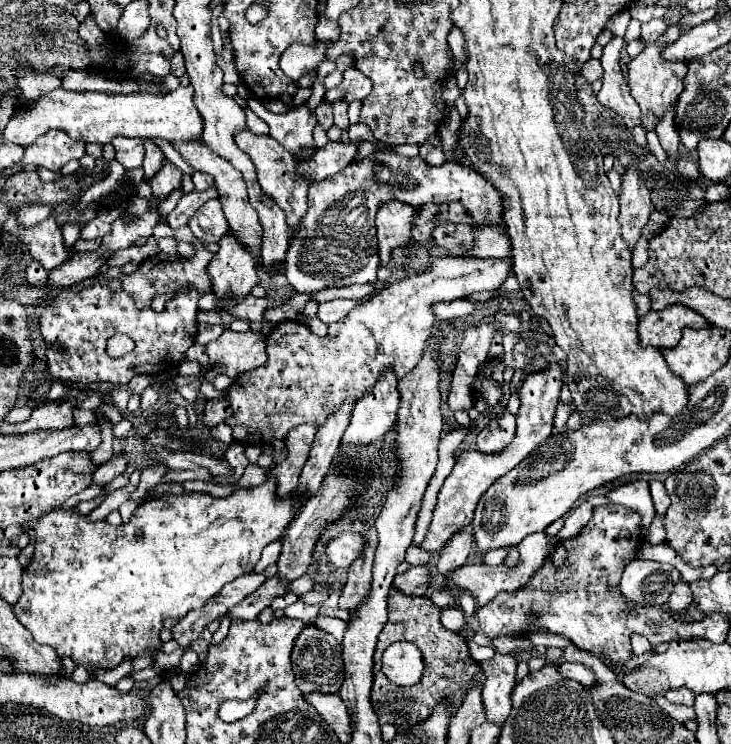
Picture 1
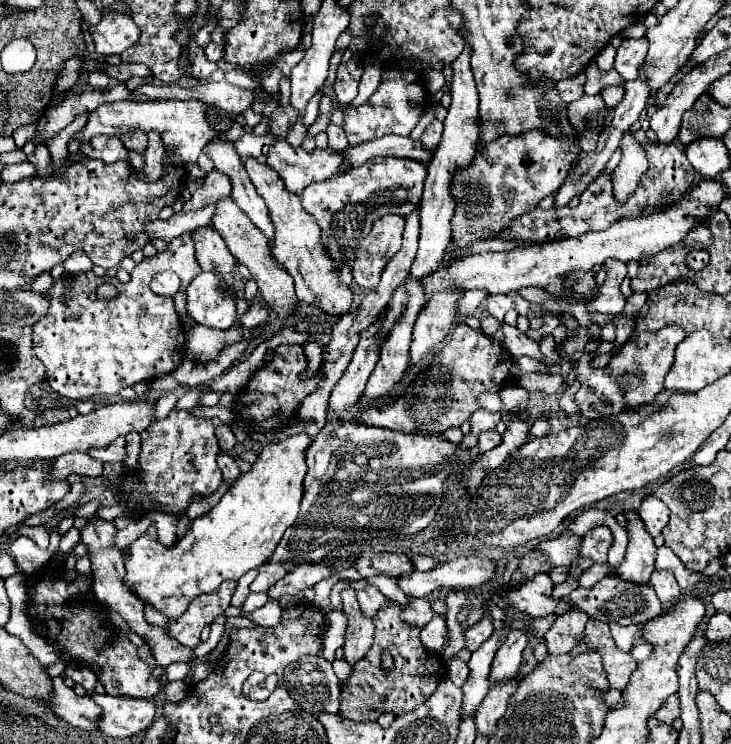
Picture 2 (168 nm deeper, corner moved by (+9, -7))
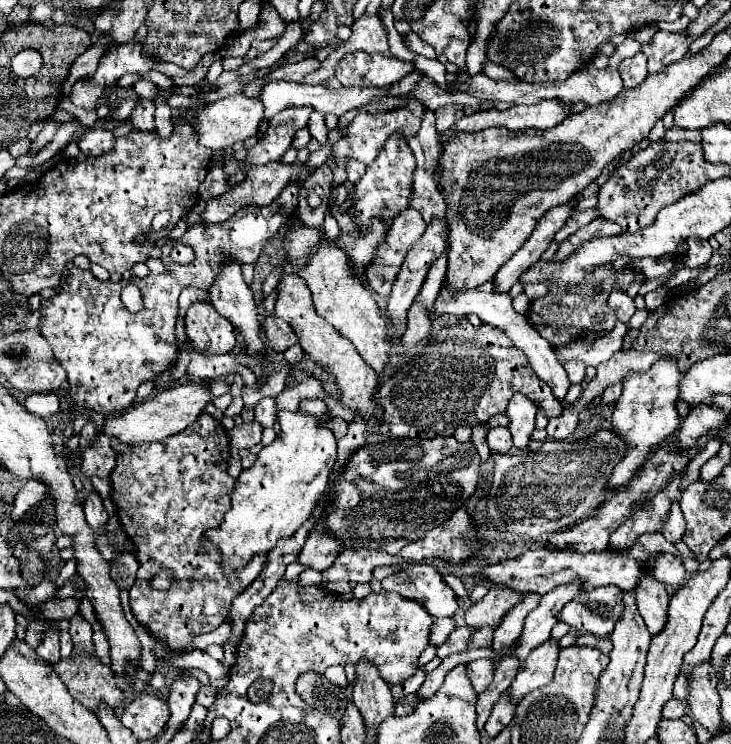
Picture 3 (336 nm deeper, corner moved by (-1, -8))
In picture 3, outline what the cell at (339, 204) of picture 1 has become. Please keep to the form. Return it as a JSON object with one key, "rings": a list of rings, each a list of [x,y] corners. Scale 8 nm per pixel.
{"rings":[[[391,137],[379,157],[367,167],[367,173],[355,183],[353,193],[347,197],[351,201],[347,213],[351,215],[357,229],[369,229],[371,221],[391,221],[401,211],[409,209],[409,199],[413,195],[413,171],[417,163],[413,157],[413,151],[409,149],[407,141],[399,141],[397,137]]]}

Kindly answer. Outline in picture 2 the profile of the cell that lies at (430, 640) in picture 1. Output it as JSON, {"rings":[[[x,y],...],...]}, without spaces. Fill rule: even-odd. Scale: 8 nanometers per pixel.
{"rings":[[[391,602],[389,606],[383,606],[379,614],[375,616],[375,640],[371,650],[367,652],[365,660],[359,660],[353,666],[351,676],[341,686],[341,706],[339,714],[353,722],[365,722],[365,720],[377,720],[383,712],[393,712],[395,716],[401,716],[405,712],[411,712],[413,708],[421,706],[437,688],[439,680],[447,676],[447,666],[439,658],[439,654],[431,654],[421,646],[417,628],[407,626],[399,618],[401,608],[397,602]],[[389,650],[395,658],[393,672],[385,672],[381,668],[381,652]]]}

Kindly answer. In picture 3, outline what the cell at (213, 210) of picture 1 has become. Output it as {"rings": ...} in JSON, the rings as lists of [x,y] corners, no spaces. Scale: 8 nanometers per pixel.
{"rings":[[[233,259],[223,261],[221,267],[219,267],[219,273],[215,275],[215,281],[213,281],[211,289],[209,289],[209,295],[211,295],[213,307],[215,307],[223,317],[227,317],[227,319],[235,325],[235,329],[239,329],[239,333],[241,333],[241,337],[243,337],[243,341],[245,341],[249,353],[253,355],[253,353],[261,351],[261,349],[263,349],[263,341],[261,341],[261,335],[259,335],[259,333],[261,333],[261,321],[257,319],[259,313],[257,313],[257,305],[255,305],[255,301],[253,301],[253,291],[249,289],[249,285],[247,285],[245,279],[243,279],[241,263],[233,261]]]}

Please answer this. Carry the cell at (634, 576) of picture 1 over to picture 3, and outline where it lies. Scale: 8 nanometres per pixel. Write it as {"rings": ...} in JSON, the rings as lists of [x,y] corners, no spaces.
{"rings":[[[615,585],[579,593],[557,613],[557,621],[567,623],[577,631],[605,637],[621,619],[625,609],[623,595],[625,591],[617,589]]]}

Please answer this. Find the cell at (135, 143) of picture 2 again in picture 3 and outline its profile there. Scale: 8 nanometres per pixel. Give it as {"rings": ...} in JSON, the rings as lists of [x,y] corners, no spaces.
{"rings":[[[139,99],[137,107],[131,113],[131,129],[139,131],[139,133],[153,133],[155,131],[155,121],[153,121],[153,113],[155,113],[155,103],[151,99]]]}

